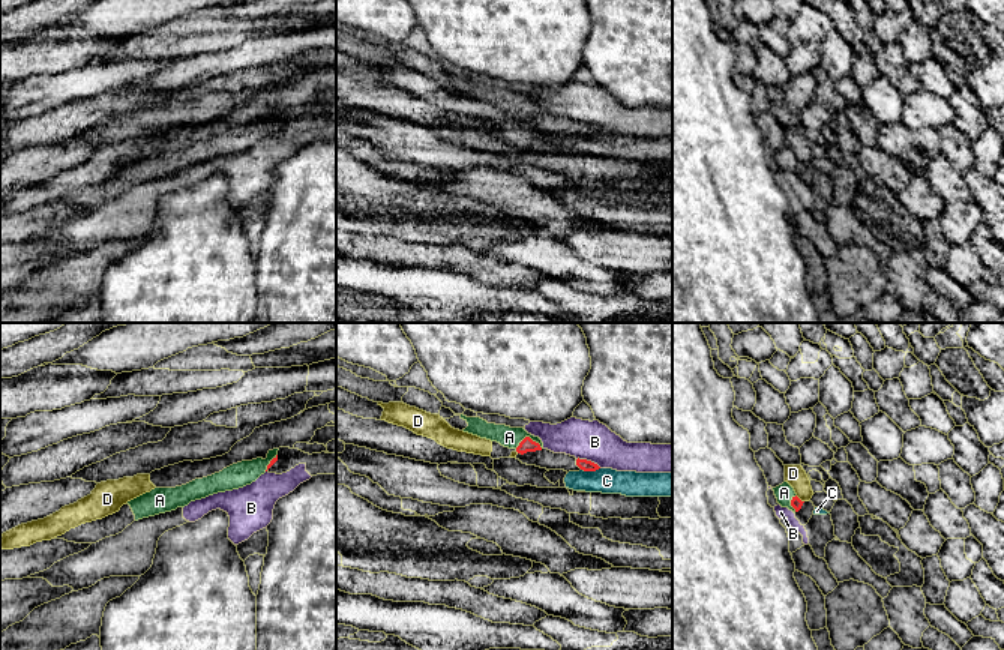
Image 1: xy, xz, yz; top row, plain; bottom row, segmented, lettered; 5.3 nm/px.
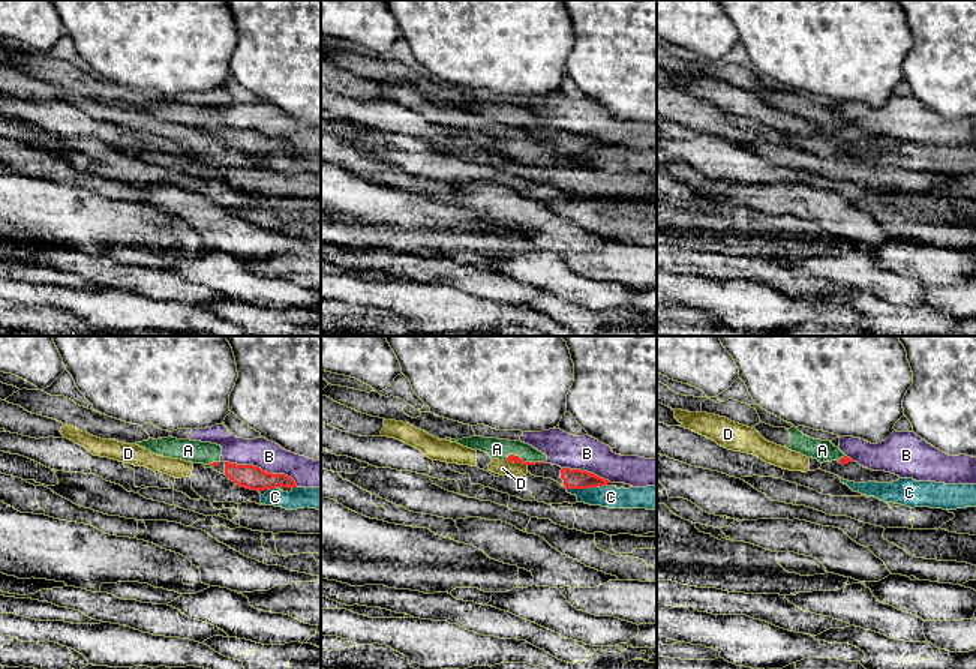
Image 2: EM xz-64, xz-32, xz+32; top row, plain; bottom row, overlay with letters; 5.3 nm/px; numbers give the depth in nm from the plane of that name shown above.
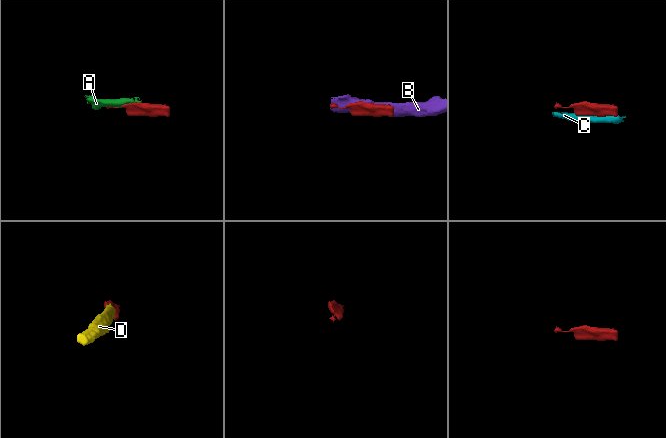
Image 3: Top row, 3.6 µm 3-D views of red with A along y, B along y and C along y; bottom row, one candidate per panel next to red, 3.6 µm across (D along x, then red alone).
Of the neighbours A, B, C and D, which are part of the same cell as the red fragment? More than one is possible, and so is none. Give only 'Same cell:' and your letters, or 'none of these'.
Same cell: A

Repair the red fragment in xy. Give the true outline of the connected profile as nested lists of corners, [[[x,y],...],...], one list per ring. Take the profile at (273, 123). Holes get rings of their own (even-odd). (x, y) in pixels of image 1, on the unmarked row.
[[[269,114],[267,122],[242,125],[212,140],[195,143],[176,152],[155,152],[120,171],[119,176],[102,183],[81,188],[54,203],[75,207],[96,207],[105,201],[122,197],[134,185],[185,171],[191,165],[209,159],[233,155],[251,149],[264,138],[276,125],[278,114]]]

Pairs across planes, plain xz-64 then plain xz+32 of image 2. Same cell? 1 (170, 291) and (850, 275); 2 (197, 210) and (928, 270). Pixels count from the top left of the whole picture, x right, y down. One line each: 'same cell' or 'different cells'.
1: different cells
2: different cells

